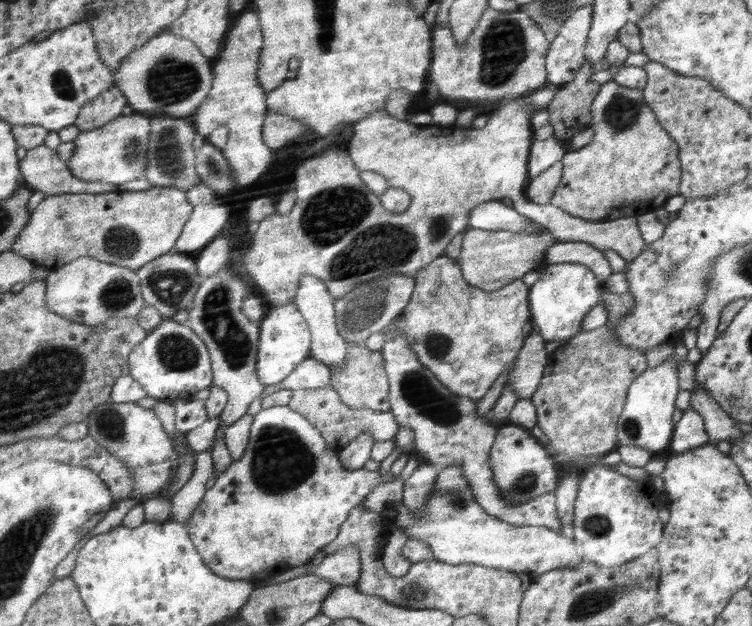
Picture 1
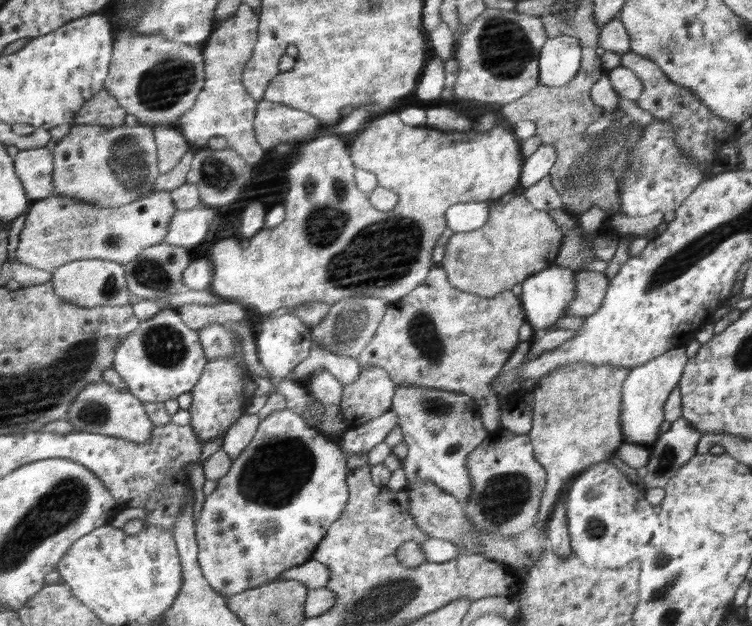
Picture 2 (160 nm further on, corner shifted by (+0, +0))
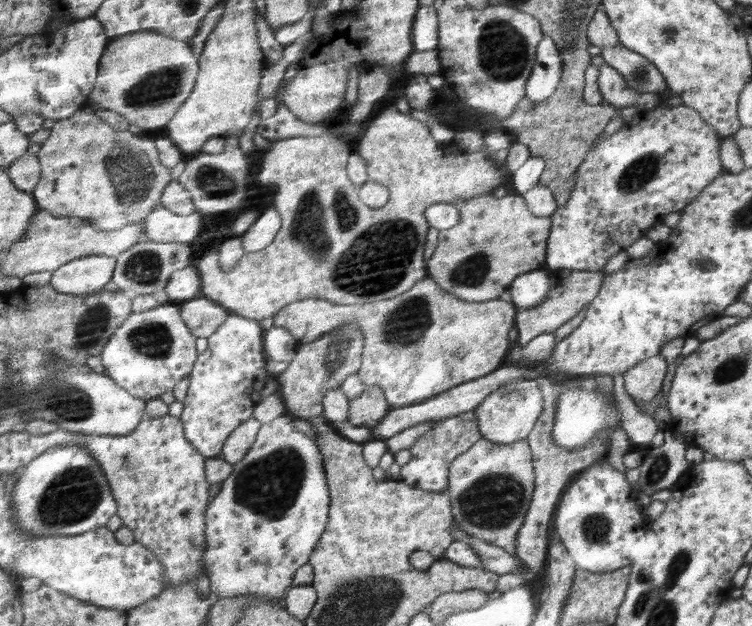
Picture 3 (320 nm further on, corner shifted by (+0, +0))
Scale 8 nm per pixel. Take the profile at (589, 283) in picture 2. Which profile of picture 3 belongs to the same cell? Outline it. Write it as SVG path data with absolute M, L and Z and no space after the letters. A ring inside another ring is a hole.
M603 270L596 272L587 271L550 271L552 276L550 278L550 284L552 286L551 294L548 295L548 300L544 304L540 304L536 308L521 309L518 314L518 344L524 346L526 343L530 343L532 339L542 335L544 332L553 333L558 331L563 324L566 324L568 320L574 318L583 311L584 308L588 308L595 300L596 296L602 290L604 272Z

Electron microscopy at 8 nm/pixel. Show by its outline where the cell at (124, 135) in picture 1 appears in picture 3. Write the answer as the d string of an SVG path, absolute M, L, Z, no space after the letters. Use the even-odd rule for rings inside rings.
M93 106L78 111L71 119L58 121L39 156L43 163L43 179L33 192L39 208L46 208L56 216L87 218L110 233L145 220L162 203L163 191L172 181L170 169L159 159L155 140L150 135L115 129L95 113Z

